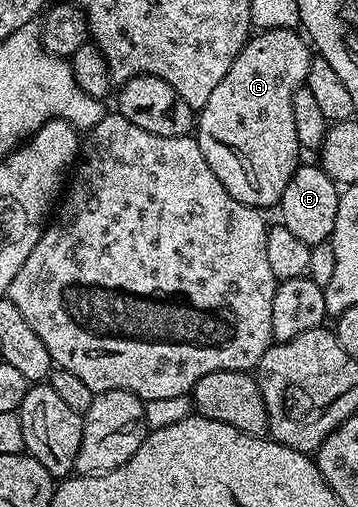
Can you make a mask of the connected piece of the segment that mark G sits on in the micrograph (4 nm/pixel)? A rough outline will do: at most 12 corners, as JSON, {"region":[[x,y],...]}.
{"region":[[297,29],[254,32],[196,114],[239,203],[280,206],[303,156]]}

